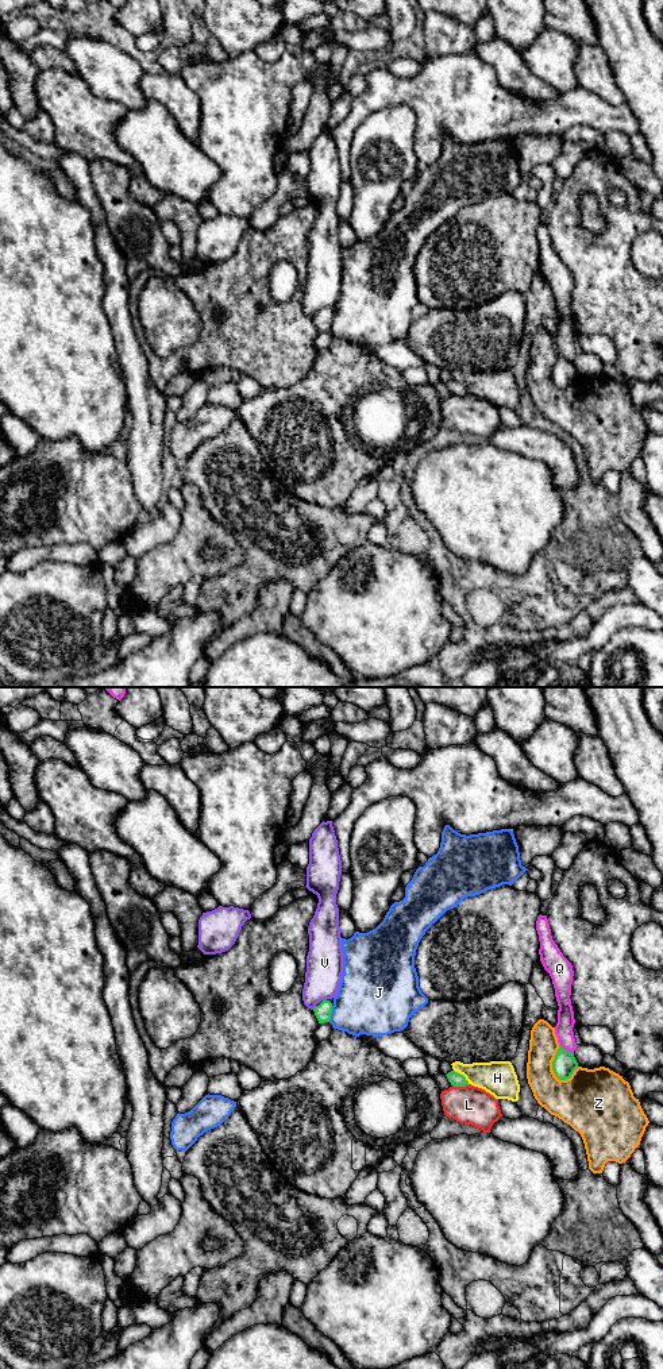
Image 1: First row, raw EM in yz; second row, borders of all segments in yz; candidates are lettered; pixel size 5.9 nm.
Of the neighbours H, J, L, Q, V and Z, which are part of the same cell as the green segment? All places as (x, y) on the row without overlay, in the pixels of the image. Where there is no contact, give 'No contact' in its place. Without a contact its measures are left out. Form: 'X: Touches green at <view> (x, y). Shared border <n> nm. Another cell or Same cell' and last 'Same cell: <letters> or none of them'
H: Touches green at yz (462, 384). Shared border 130 nm. Another cell
J: Touches green at yz (330, 323). Shared border 100 nm. Another cell
L: Touches green at yz (461, 394). Shared border 100 nm. Another cell
Q: Touches green at yz (565, 358). Shared border 110 nm. Another cell
V: Touches green at yz (324, 309). Shared border 30 nm. Another cell
Z: Touches green at yz (552, 376). Shared border 220 nm. Another cell
Same cell: none of them

